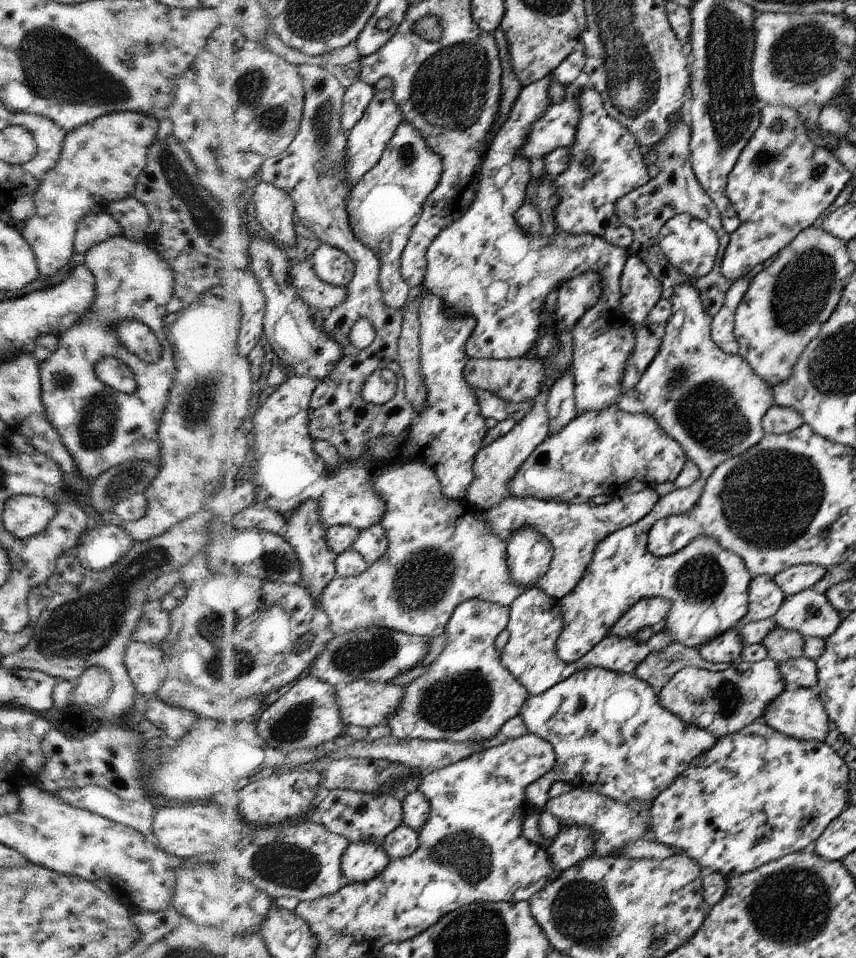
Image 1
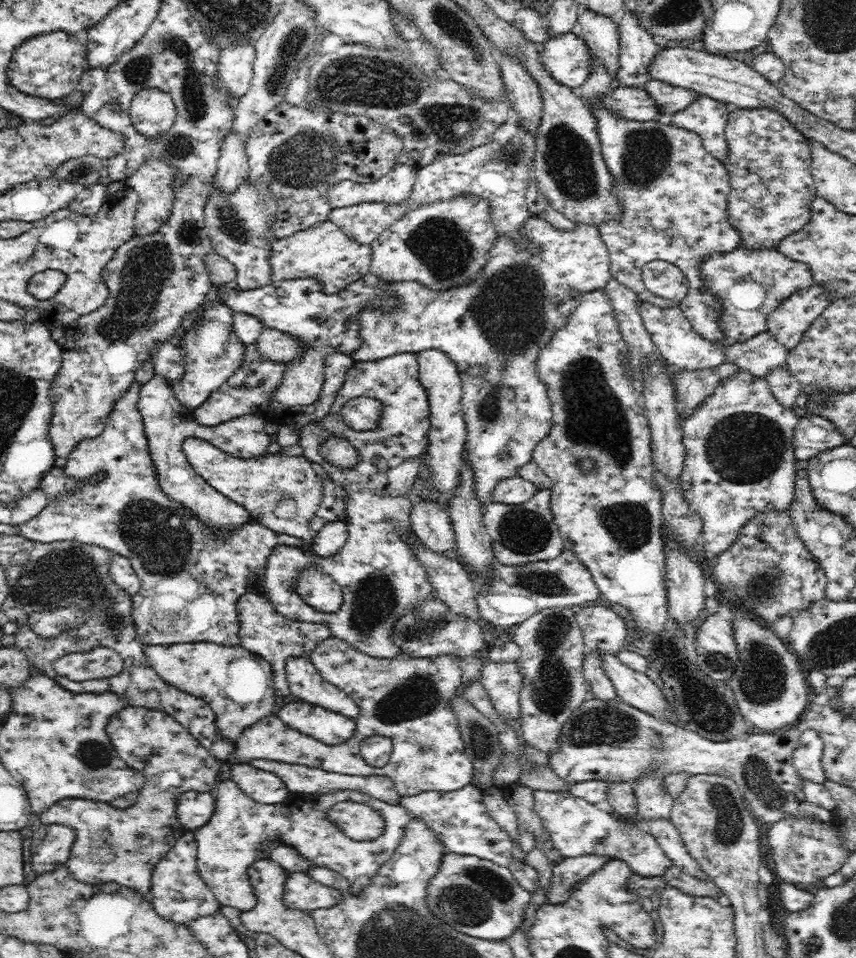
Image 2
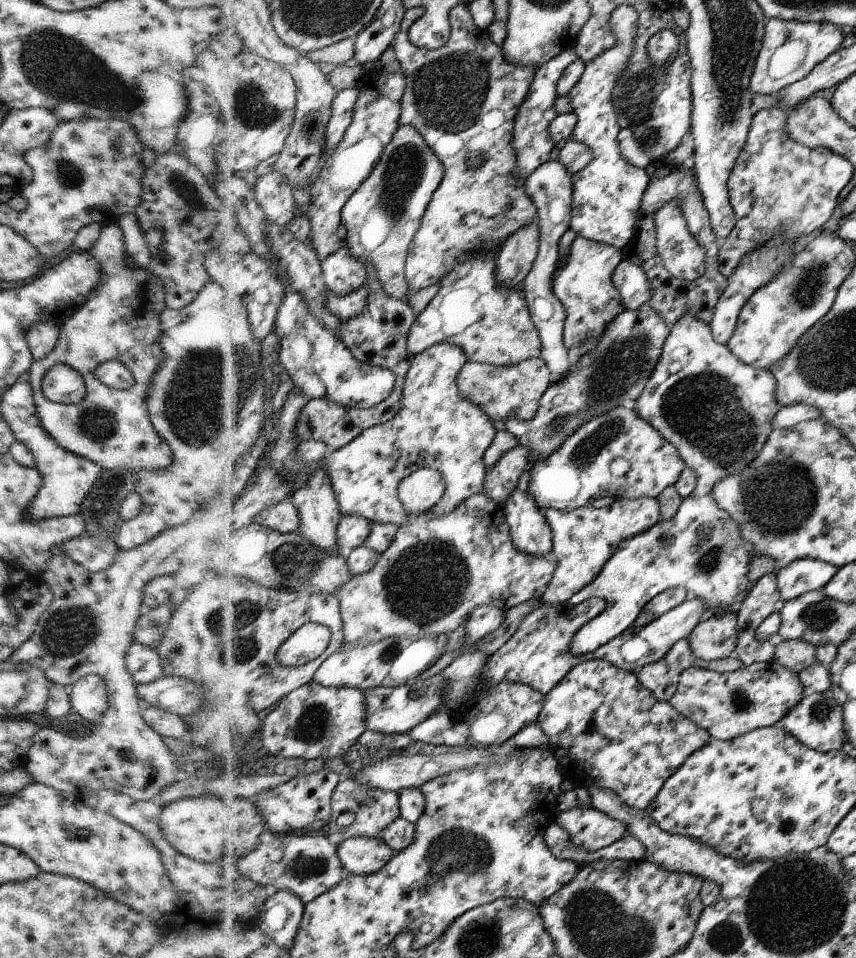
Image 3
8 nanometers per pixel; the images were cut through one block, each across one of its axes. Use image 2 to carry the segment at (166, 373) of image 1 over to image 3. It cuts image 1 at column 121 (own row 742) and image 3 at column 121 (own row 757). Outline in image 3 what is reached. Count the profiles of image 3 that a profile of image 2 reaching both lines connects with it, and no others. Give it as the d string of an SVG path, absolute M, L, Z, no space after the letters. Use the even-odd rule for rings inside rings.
M116 223L103 226L98 242L89 250L98 262L101 275L98 288L89 299L60 326L56 348L42 360L31 364L28 384L33 388L38 418L56 444L82 458L98 464L104 471L130 470L156 471L172 464L173 452L169 444L156 432L150 418L146 396L154 374L166 360L160 346L160 312L166 307L162 280L152 278L149 268L136 268L126 262L126 243L122 228ZM106 360L126 364L136 380L136 386L121 392L100 382L95 370ZM54 363L72 366L84 377L86 396L78 404L52 402L42 392L43 376Z

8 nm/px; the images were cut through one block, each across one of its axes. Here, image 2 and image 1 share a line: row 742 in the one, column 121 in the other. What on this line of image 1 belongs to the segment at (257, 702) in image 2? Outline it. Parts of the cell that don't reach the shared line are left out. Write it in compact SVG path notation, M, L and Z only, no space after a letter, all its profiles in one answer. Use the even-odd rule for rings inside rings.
M107 212L87 215L78 223L73 246L76 252L85 255L100 241L120 235L122 235L120 225Z

